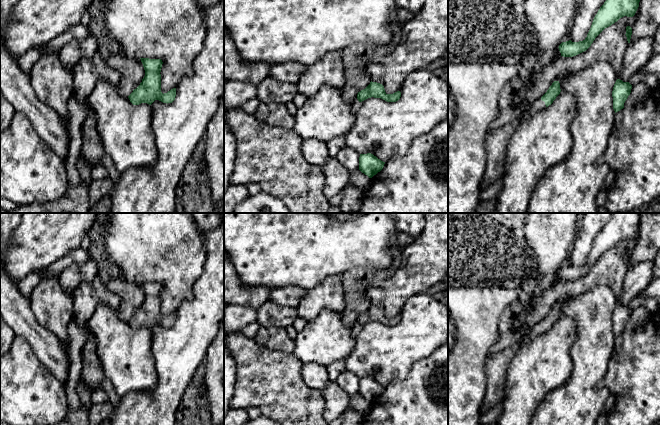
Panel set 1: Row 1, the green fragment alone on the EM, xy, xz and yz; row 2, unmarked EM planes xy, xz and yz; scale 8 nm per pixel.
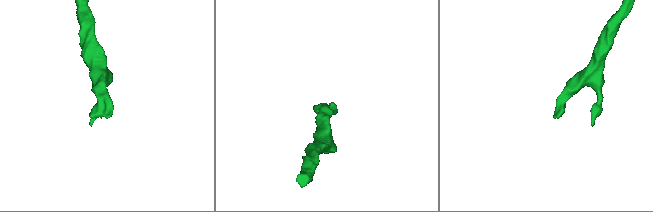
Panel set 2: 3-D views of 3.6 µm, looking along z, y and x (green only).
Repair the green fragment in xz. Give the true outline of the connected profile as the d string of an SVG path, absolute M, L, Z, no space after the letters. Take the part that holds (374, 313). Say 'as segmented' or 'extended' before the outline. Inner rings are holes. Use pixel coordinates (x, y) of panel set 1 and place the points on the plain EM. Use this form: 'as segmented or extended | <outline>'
as segmented | M371 305L365 313L358 316L357 323L362 326L371 321L381 322L387 326L396 326L400 323L401 316L397 315L393 318L387 318L382 308Z

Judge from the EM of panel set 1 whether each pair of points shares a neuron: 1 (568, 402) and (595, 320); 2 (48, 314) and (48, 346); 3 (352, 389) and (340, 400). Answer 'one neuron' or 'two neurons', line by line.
1: one neuron
2: two neurons
3: two neurons

